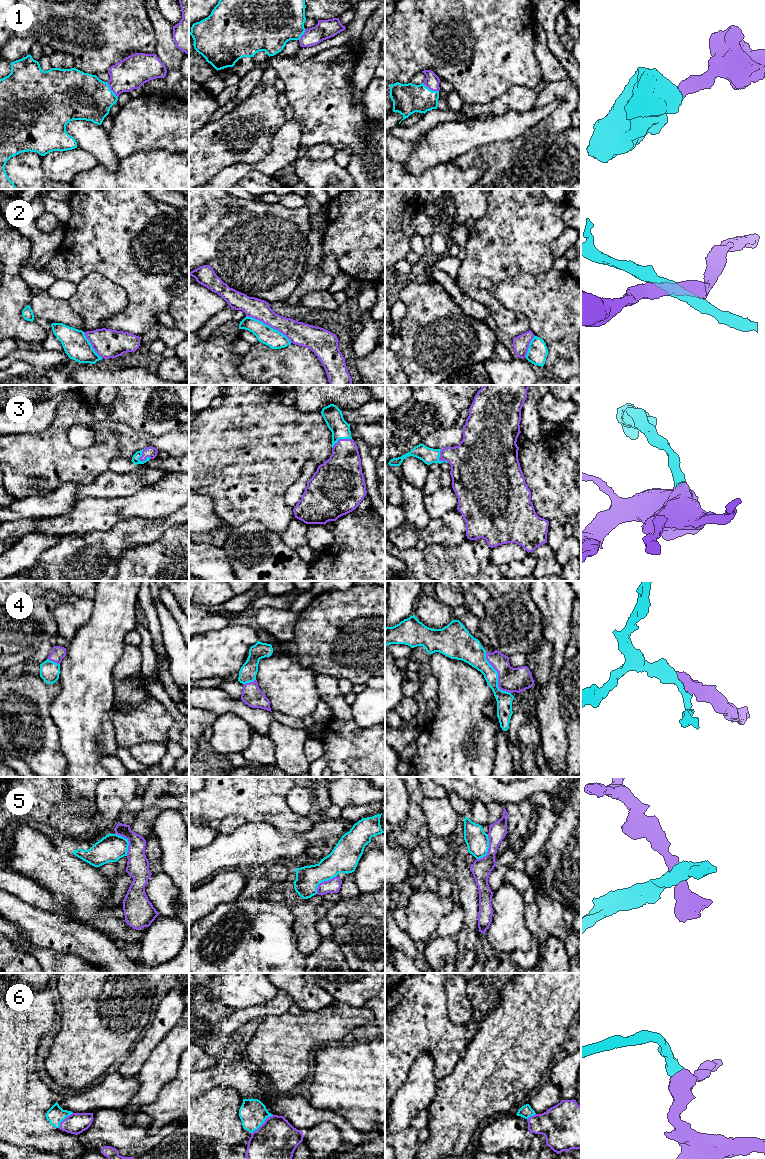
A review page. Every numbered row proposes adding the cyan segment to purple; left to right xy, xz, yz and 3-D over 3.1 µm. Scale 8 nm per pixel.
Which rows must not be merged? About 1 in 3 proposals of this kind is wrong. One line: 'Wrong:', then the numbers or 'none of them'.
Wrong: 2, 5

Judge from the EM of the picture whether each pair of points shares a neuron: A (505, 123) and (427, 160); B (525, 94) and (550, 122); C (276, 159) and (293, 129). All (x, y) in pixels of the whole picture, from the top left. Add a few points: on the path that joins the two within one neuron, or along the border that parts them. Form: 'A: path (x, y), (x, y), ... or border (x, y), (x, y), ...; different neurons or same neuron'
A: path (486, 132), (473, 133), (446, 141); same neuron
B: border (539, 93), (532, 107); different neurons
C: path (283, 152), (288, 136); same neuron

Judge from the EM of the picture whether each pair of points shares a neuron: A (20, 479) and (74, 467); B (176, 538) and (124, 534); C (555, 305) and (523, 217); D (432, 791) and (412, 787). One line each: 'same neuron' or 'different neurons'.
A: same neuron
B: different neurons
C: different neurons
D: different neurons

